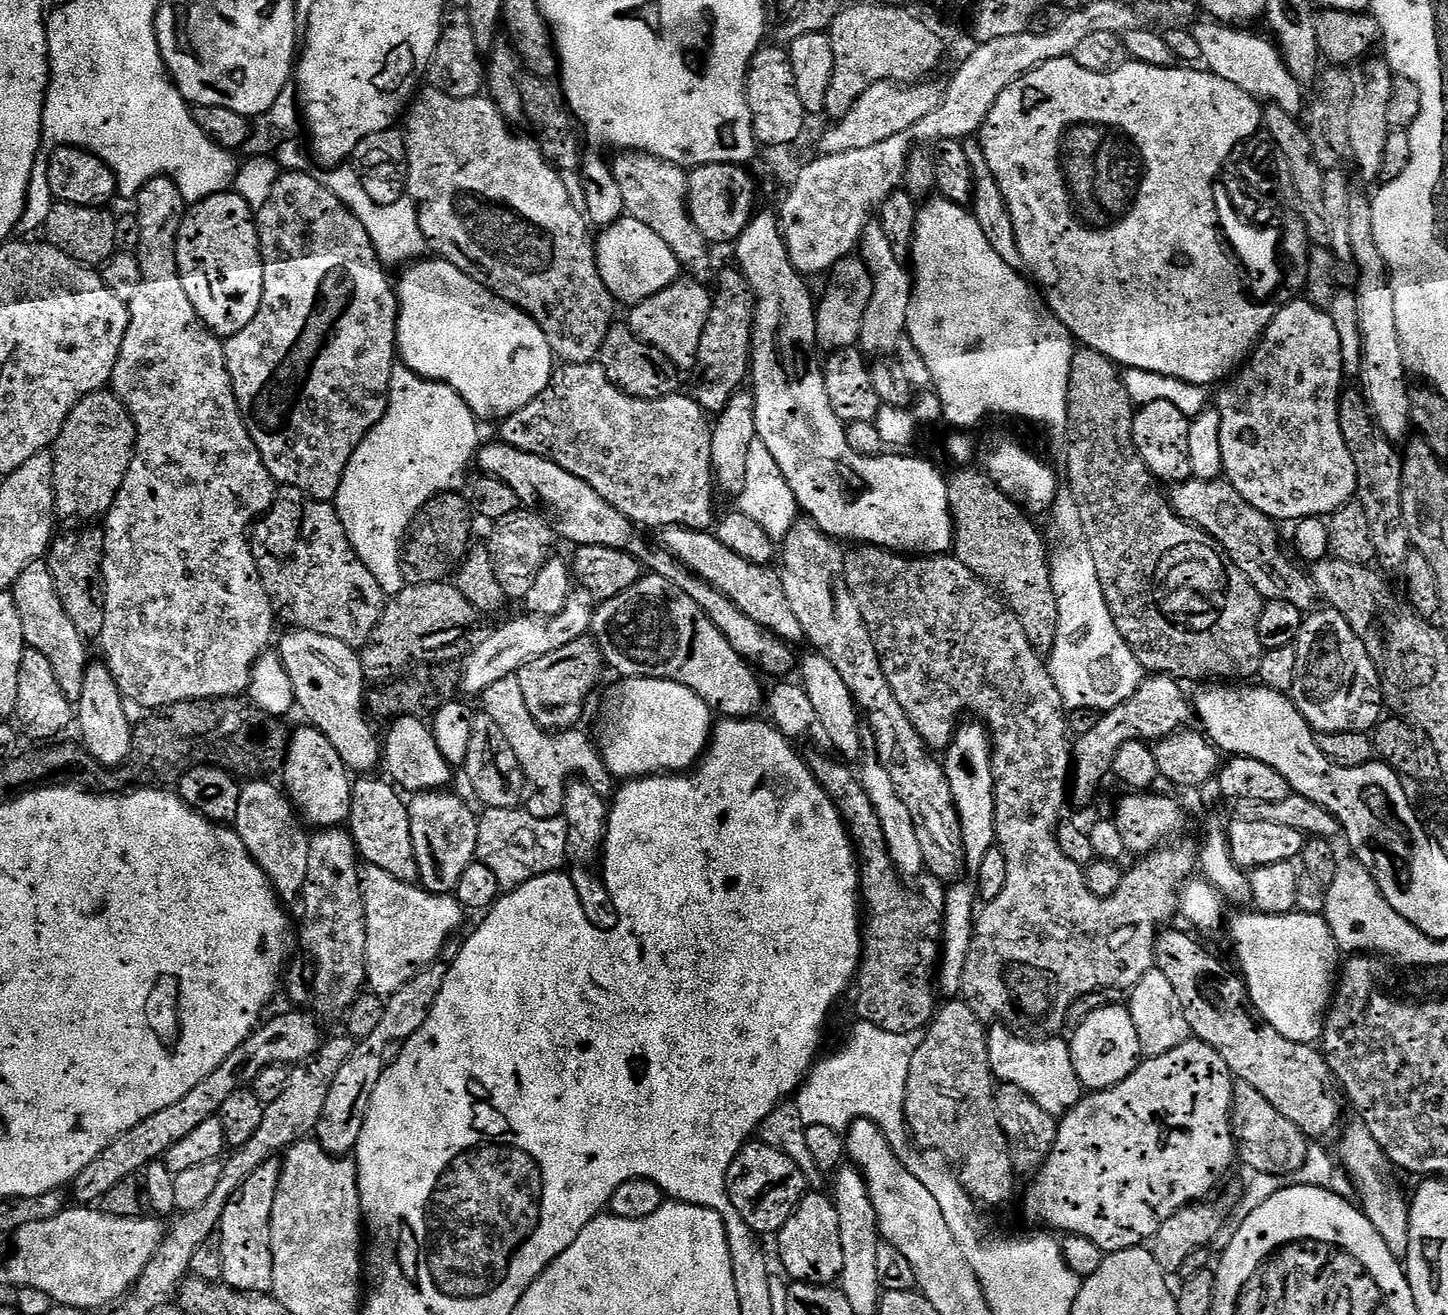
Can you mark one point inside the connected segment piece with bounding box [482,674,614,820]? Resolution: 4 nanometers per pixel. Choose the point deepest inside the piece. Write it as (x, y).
(549, 759)

